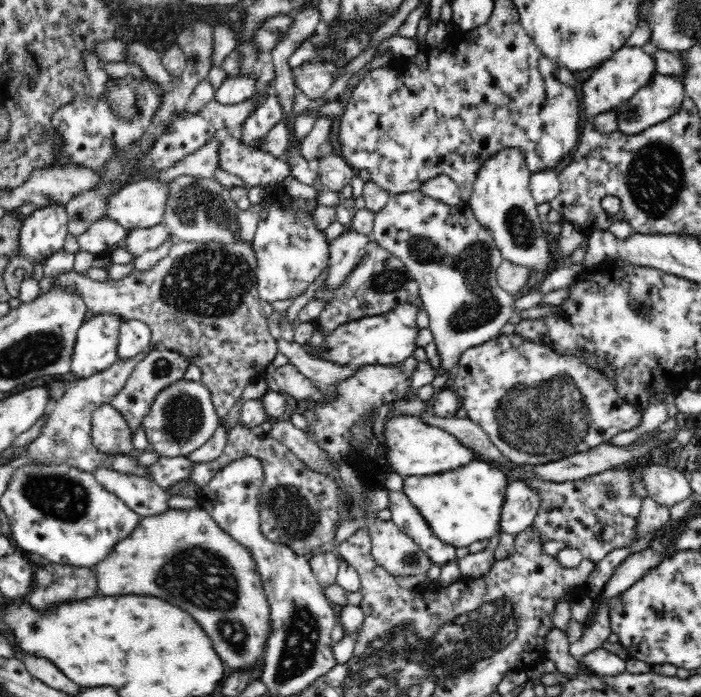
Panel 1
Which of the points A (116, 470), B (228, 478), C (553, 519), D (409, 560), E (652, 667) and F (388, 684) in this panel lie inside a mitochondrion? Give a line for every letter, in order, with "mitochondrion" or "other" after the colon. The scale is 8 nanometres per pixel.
A: other
B: other
C: other
D: mitochondrion
E: other
F: mitochondrion

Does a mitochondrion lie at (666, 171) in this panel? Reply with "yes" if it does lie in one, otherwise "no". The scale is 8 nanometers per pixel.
yes

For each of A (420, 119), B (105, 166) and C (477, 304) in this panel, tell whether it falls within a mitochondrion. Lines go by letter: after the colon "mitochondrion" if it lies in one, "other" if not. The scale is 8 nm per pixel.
A: mitochondrion
B: other
C: mitochondrion

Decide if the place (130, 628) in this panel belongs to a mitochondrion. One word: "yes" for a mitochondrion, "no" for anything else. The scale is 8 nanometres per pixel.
no

